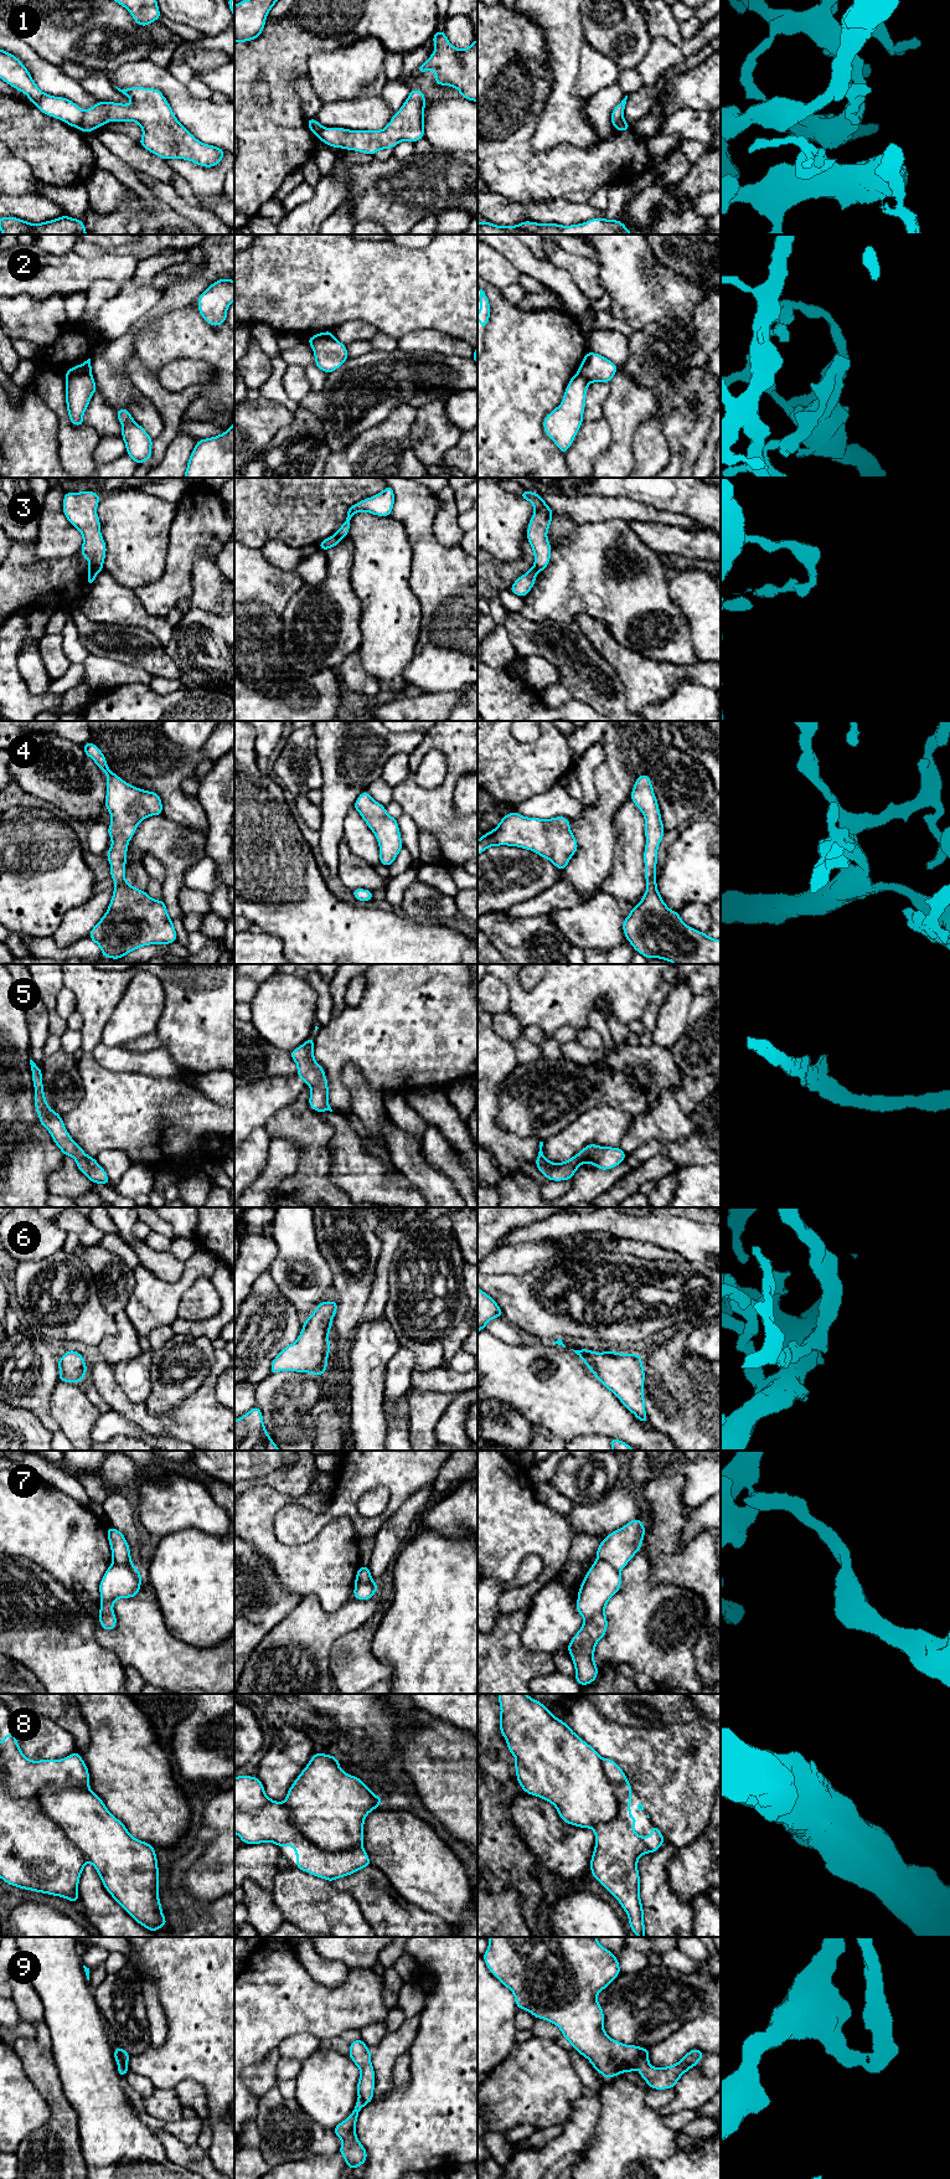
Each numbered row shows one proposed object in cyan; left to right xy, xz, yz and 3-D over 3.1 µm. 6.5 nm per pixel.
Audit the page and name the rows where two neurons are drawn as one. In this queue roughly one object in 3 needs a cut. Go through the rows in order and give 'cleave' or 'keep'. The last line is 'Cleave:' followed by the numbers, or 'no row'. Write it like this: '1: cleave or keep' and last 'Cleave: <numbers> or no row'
1: cleave
2: cleave
3: cleave
4: keep
5: keep
6: keep
7: cleave
8: cleave
9: cleave
Cleave: 1, 2, 3, 7, 8, 9

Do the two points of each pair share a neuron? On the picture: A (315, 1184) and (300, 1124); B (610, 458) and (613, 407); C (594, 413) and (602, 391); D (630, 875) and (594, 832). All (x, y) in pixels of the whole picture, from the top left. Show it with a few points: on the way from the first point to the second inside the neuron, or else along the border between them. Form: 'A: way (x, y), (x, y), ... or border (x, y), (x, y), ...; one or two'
A: way (314, 1169), (313, 1139); one
B: way (619, 446), (619, 420); one
C: way (594, 408), (594, 398), (597, 396); one
D: border (614, 827), (617, 854), (613, 871), (602, 882); two

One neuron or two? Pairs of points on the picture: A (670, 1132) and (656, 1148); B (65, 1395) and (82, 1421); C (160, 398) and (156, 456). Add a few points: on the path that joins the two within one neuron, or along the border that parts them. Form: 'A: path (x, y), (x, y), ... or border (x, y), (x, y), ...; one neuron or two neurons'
A: border (688, 1136), (674, 1142), (649, 1139), (633, 1152); two neurons
B: path (68, 1401), (76, 1415); one neuron
C: path (170, 412), (170, 432), (163, 442); one neuron

